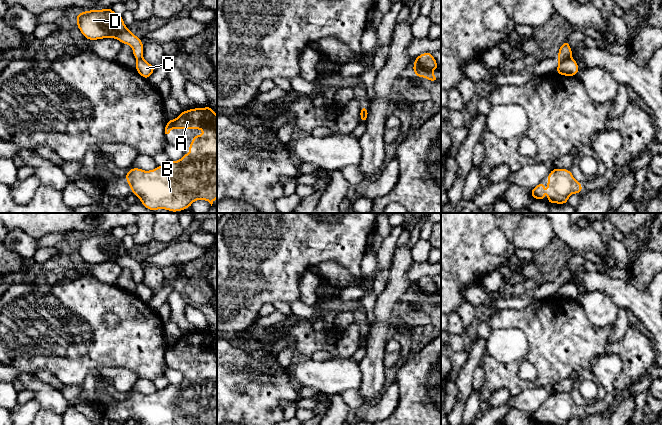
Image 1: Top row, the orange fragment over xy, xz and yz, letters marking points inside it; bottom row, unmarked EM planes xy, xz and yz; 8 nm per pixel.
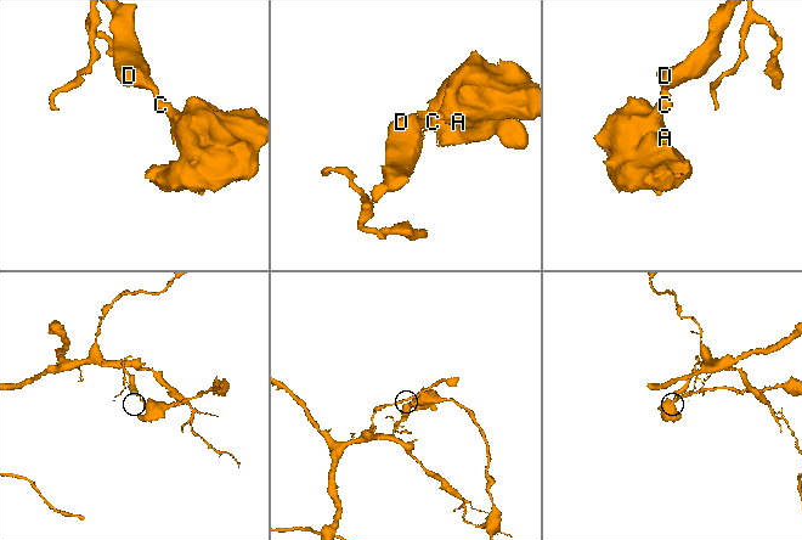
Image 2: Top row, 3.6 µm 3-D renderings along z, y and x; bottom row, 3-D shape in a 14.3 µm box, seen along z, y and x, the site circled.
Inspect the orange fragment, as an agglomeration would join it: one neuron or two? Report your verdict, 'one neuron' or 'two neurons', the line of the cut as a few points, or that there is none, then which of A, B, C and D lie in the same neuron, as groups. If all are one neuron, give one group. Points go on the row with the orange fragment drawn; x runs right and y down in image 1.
two neurons | yz (570, 57), (559, 62) | A B C / D

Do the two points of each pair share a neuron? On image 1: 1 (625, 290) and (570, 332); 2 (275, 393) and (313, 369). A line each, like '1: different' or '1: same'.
1: different
2: different

